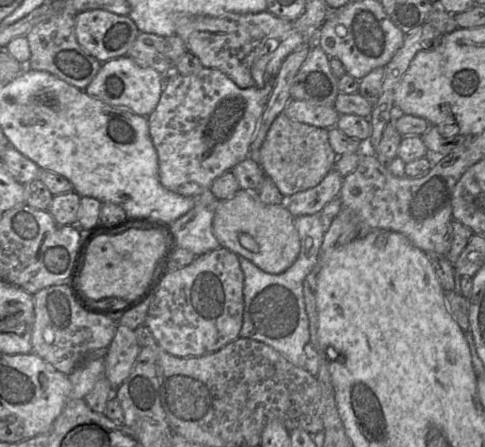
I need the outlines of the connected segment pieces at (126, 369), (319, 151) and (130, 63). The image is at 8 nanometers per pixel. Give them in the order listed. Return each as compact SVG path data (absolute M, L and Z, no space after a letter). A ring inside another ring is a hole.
M117 325L115 335L104 351L105 377L114 390L130 375L140 349L134 330Z
M280 113L258 152L258 163L282 196L287 198L318 185L333 169L337 157L328 140L328 129L300 123Z
M124 55L102 63L100 70L84 91L90 97L108 105L126 107L134 114L148 117L160 100L164 82L164 75L151 67L138 65L134 59Z

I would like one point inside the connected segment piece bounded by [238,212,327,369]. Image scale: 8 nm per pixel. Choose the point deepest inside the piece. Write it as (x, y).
(274, 313)

